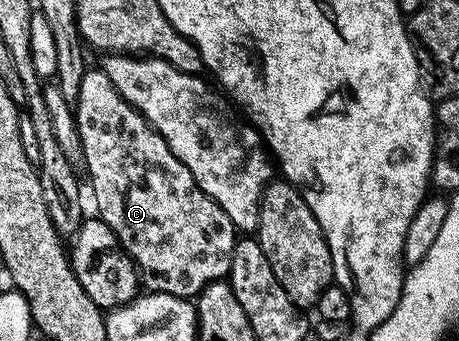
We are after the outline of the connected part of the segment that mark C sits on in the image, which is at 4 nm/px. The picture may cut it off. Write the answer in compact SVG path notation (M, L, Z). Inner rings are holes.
M89 67L82 78L81 90L74 105L78 134L84 151L83 167L88 168L92 179L92 196L100 207L99 219L110 226L122 251L136 264L140 283L148 292L174 294L195 298L215 280L227 277L236 249L238 233L214 201L194 182L194 174L176 155L170 146L146 122L146 118L114 86L103 67Z

